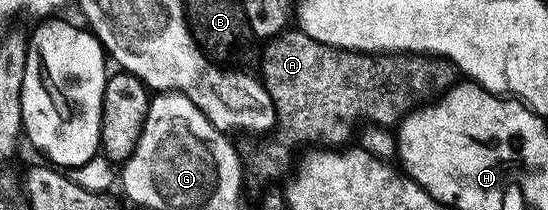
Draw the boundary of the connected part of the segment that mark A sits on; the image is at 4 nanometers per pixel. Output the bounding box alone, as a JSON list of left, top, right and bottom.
[235,30,458,194]

